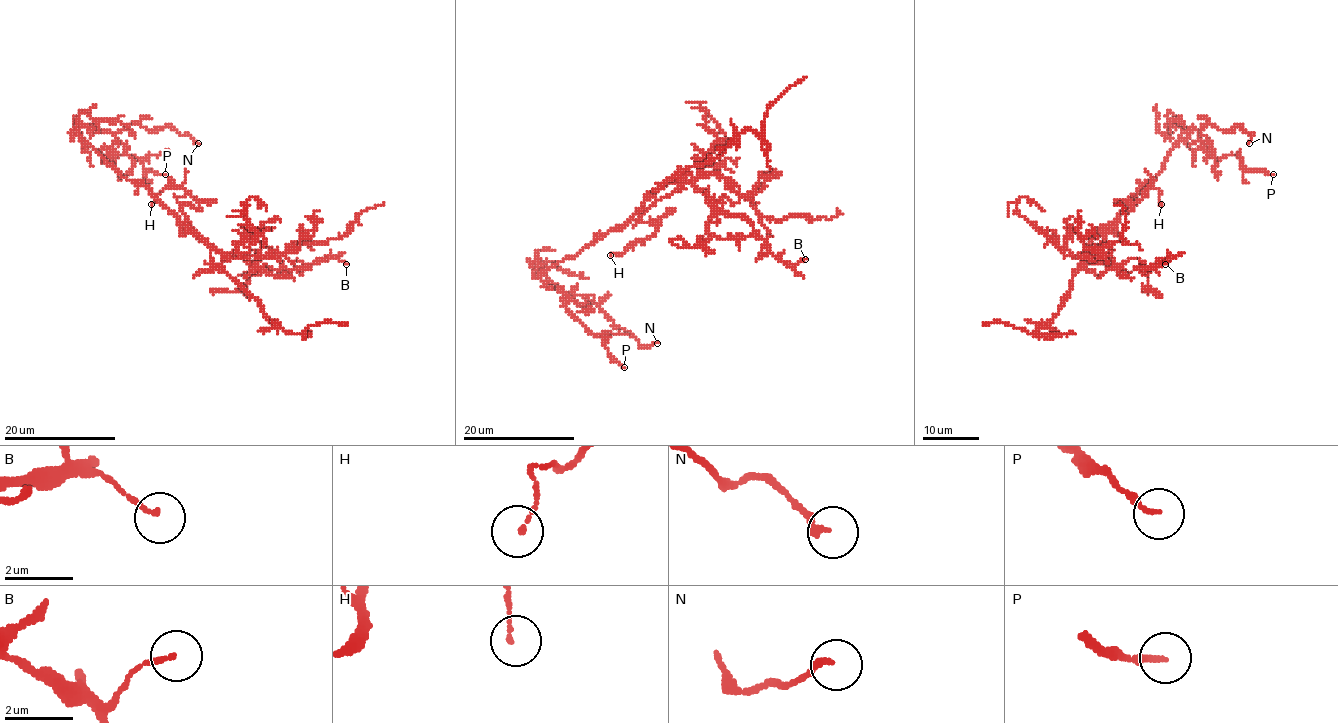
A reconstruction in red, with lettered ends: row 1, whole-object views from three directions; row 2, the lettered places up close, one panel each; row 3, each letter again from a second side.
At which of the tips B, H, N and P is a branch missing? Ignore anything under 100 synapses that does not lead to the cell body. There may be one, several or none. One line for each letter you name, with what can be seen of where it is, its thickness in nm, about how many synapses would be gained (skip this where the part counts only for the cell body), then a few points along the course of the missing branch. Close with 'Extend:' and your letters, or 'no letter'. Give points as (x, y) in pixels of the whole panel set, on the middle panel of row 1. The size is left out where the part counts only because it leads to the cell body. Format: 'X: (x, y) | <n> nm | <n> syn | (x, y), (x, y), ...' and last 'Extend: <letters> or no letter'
Extend: no letter

